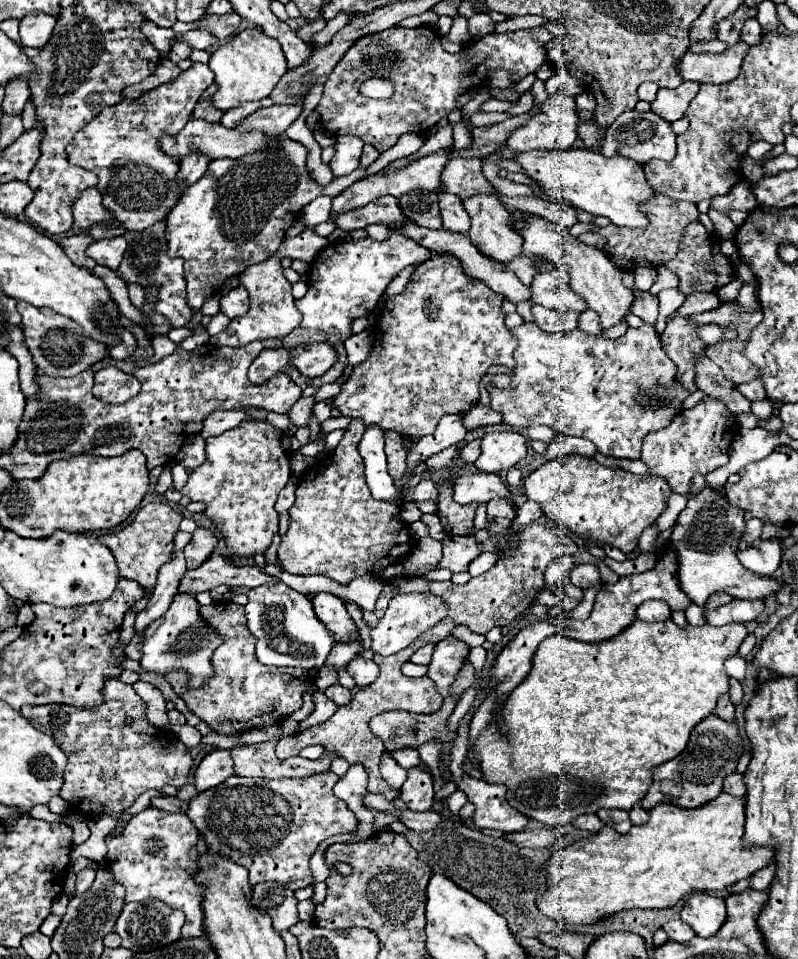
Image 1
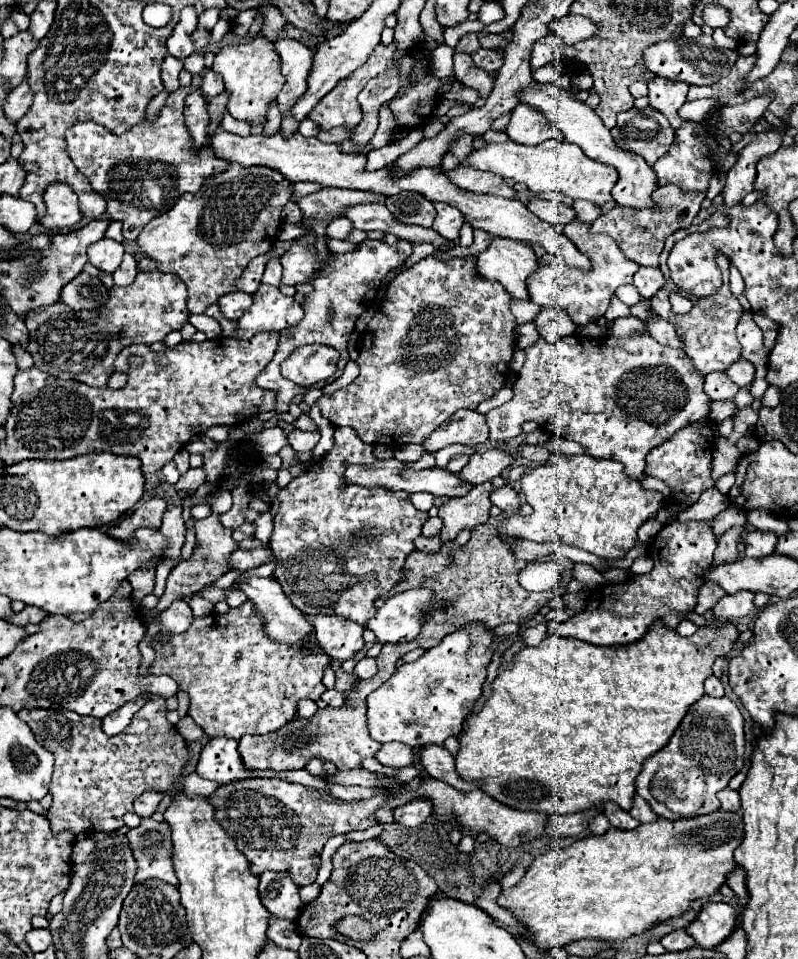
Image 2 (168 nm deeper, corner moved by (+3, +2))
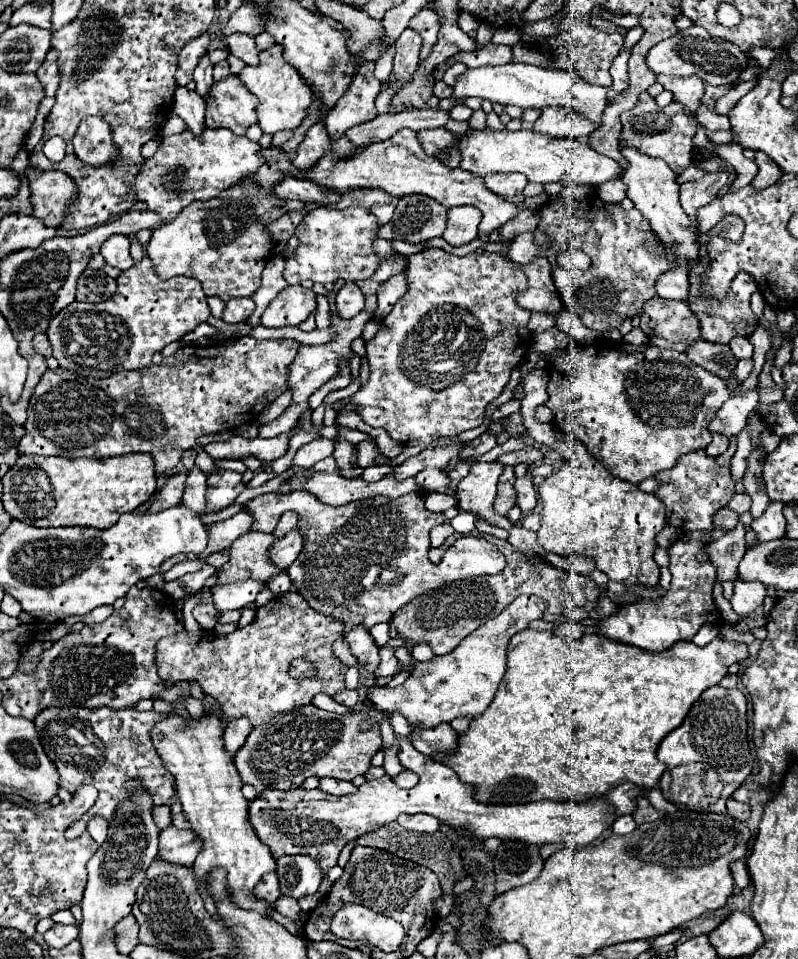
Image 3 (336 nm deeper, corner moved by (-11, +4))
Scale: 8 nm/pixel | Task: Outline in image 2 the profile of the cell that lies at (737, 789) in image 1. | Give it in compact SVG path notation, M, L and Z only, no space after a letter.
M724 787L722 791L718 791L718 799L720 799L724 811L740 811L740 797L738 797L736 789Z

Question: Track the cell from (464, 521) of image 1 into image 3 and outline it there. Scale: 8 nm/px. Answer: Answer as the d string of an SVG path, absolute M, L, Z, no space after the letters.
M504 467L504 473L498 481L498 497L494 501L494 509L500 515L508 515L508 511L516 505L516 489L514 489L514 467Z

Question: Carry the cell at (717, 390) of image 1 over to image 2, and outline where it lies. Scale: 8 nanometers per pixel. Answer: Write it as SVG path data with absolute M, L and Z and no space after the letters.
M712 371L704 379L704 391L712 401L732 401L738 393L738 385L728 379L722 371Z

